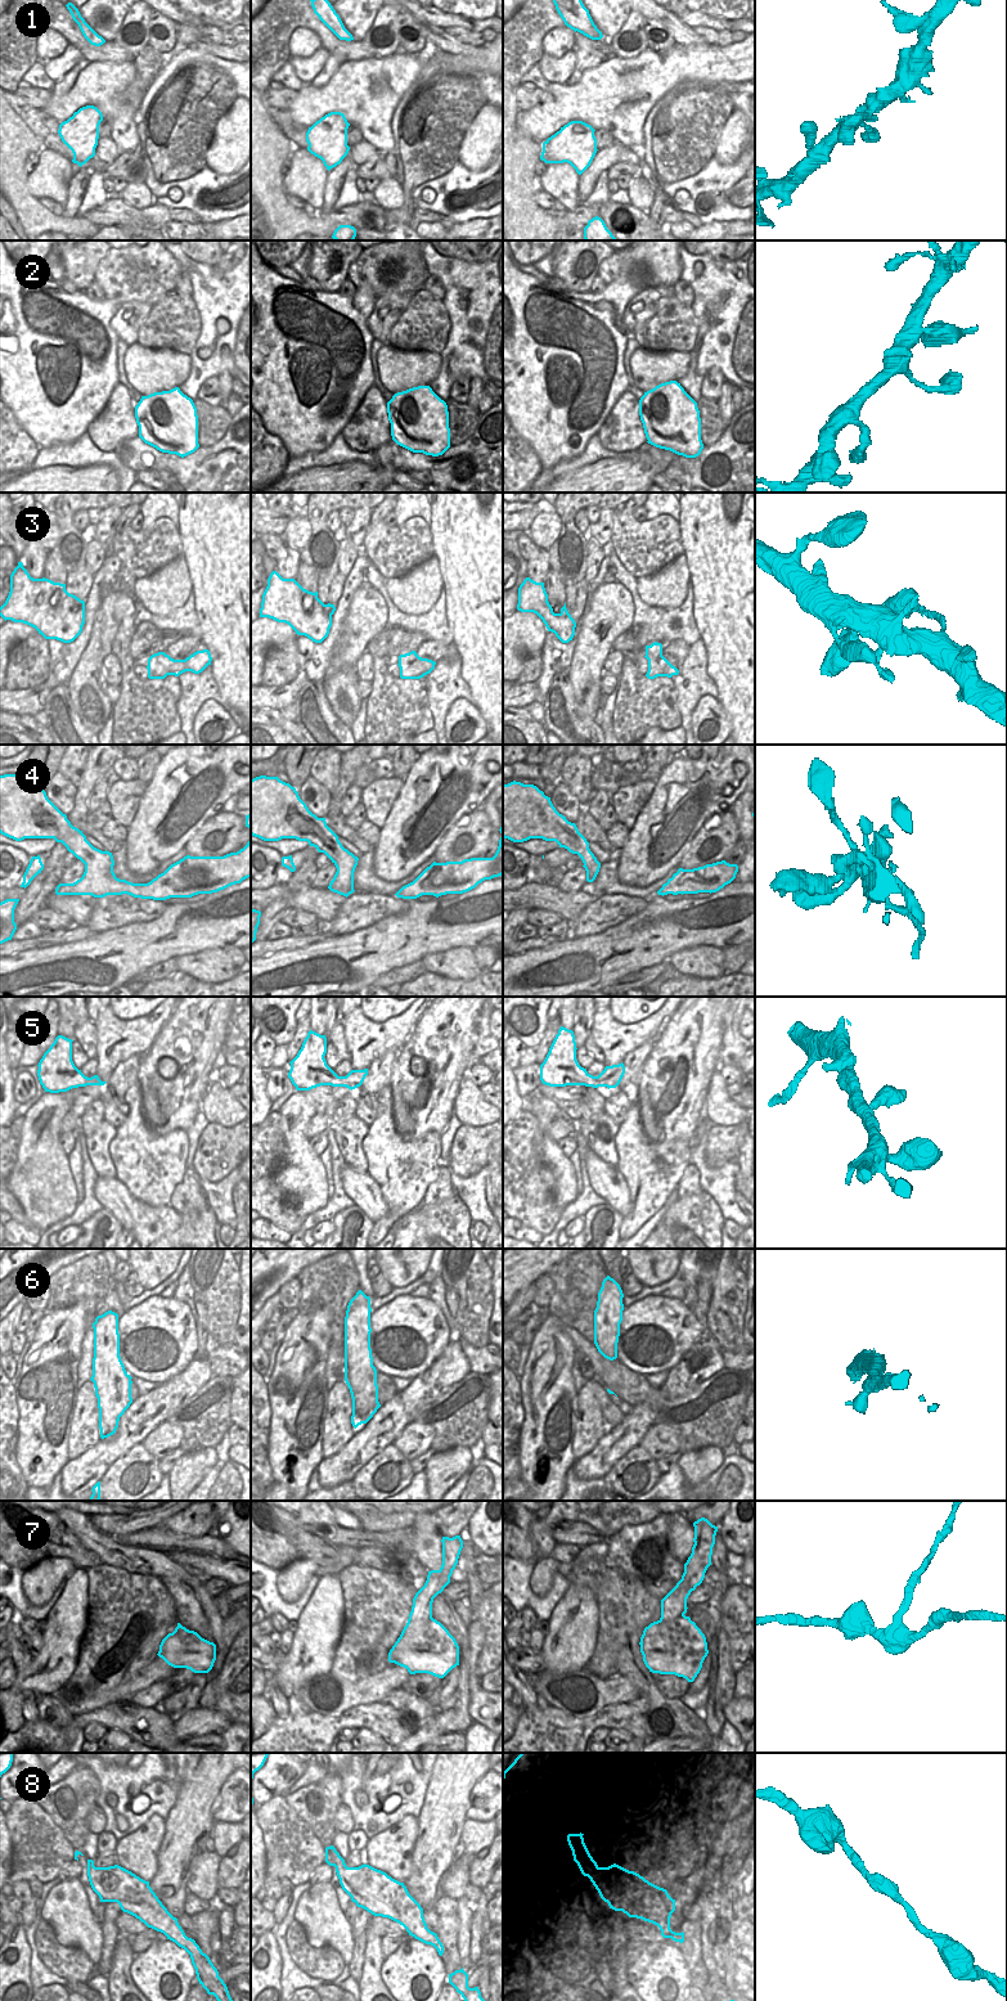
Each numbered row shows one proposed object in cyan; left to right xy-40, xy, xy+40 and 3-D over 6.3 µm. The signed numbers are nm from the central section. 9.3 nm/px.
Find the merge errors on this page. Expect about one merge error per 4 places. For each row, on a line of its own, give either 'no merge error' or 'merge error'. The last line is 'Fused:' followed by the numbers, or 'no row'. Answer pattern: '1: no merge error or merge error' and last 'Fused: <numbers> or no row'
1: no merge error
2: no merge error
3: no merge error
4: no merge error
5: no merge error
6: no merge error
7: merge error
8: no merge error
Fused: 7

